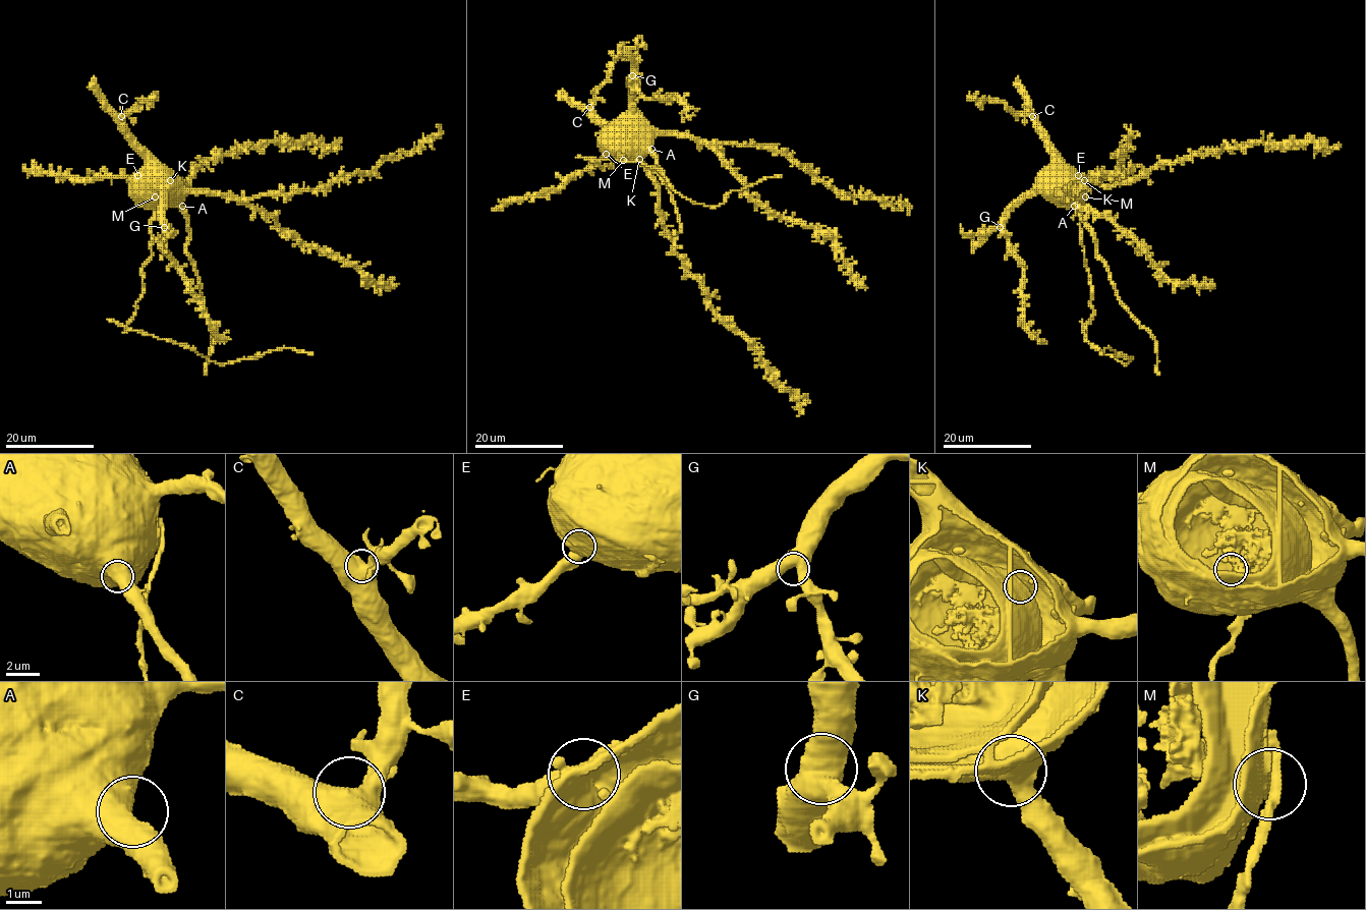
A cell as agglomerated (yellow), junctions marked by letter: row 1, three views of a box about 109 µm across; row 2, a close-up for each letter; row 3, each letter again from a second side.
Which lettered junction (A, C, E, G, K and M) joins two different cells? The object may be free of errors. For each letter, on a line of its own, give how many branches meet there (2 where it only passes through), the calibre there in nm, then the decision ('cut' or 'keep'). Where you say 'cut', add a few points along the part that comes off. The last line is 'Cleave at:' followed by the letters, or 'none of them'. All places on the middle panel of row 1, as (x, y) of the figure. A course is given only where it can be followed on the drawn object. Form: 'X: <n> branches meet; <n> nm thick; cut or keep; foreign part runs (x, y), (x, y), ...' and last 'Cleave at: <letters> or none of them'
A: 2 branches meet; 550 nm thick; keep
C: 2 branches meet; 600 nm thick; keep
E: 2 branches meet; 600 nm thick; keep
G: 2 branches meet; 600 nm thick; keep
K: 2 branches meet; 600 nm thick; keep
M: 2 branches meet; 550 nm thick; cut; foreign part runs (624, 160), (618, 156), (604, 169), (596, 162), (640, 161), (680, 194), (717, 207), (732, 191), (782, 176)
Cleave at: M

